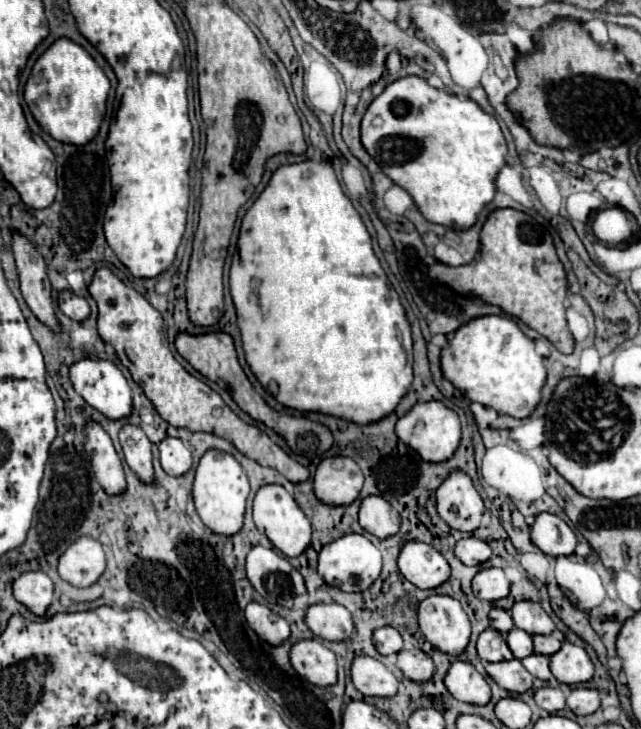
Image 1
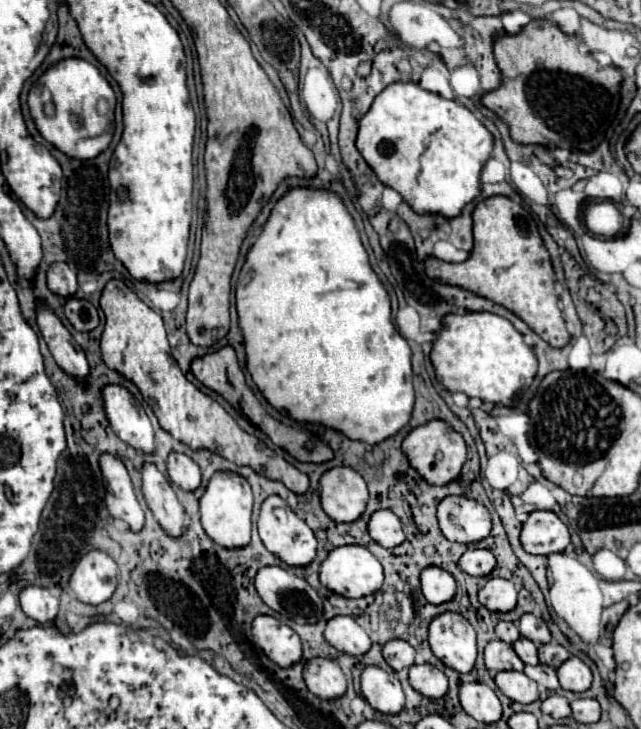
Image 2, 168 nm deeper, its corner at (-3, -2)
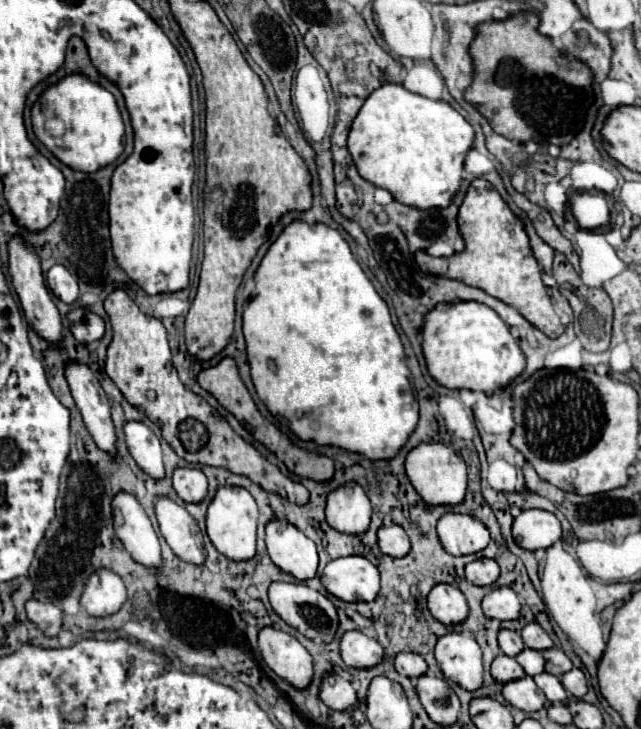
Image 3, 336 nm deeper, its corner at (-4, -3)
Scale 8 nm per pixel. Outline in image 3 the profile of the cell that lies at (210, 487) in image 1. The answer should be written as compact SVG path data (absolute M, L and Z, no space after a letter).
M220 488L214 500L208 506L206 514L206 530L220 554L230 560L250 560L256 554L256 524L258 524L258 508L252 500L250 492L244 488Z

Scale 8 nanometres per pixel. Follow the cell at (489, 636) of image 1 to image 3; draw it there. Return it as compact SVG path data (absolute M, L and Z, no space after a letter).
M506 654L496 656L496 660L492 662L492 678L500 684L518 680L524 676L524 670L520 668L520 664L516 662L516 658L510 658Z

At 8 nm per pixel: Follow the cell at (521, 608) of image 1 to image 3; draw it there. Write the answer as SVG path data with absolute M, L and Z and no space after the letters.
M532 622L532 624L526 624L522 630L522 640L528 648L532 650L550 650L554 646L552 638L538 626L538 622Z

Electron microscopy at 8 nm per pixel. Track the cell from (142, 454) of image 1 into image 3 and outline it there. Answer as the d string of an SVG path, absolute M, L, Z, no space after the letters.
M158 498L156 500L156 518L160 524L160 532L172 552L188 562L188 564L204 564L206 560L206 548L202 532L196 524L196 520L176 502L170 498Z

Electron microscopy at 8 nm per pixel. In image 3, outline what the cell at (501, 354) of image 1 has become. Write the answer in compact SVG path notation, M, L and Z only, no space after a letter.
M440 302L422 324L422 352L430 376L446 388L468 388L492 394L496 388L510 384L526 366L524 352L512 338L500 316L480 302Z

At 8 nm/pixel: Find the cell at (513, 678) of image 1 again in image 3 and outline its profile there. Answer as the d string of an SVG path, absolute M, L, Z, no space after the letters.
M524 676L520 680L512 680L512 684L504 684L502 694L510 706L524 710L524 712L542 710L546 702L544 692L540 692L532 676Z

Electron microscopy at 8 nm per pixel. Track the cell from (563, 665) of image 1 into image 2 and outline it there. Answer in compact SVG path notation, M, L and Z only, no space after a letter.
M569 657L561 667L557 667L559 683L567 691L587 691L593 683L591 669L579 659L579 657Z

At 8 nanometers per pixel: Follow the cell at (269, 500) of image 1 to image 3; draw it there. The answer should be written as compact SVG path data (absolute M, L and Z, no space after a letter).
M272 520L266 526L266 546L270 560L284 572L292 574L298 580L310 580L316 576L318 570L318 554L316 554L316 544L308 540L298 528L292 528L292 524L284 524L282 520Z

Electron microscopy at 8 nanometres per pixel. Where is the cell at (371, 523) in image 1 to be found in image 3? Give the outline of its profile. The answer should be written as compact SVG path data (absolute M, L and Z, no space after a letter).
M396 524L380 528L378 544L380 544L382 554L392 556L392 558L402 558L402 556L406 556L410 552L410 538L408 538L408 534Z

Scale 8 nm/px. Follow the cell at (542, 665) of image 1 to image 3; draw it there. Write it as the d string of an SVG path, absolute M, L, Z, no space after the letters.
M542 672L540 676L534 678L534 682L538 684L538 688L546 694L546 698L552 702L552 704L560 704L560 702L566 702L568 700L568 694L560 682L558 676L552 676L548 672Z

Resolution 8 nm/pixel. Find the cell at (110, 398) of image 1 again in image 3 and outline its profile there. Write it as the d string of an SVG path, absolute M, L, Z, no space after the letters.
M128 422L124 426L128 450L138 464L150 478L162 480L164 478L164 464L162 464L162 448L160 440L152 434L152 430L142 422Z

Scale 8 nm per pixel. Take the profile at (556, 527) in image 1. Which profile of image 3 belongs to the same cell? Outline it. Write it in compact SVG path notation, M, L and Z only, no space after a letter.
M530 508L530 510L522 510L522 514L514 518L512 536L516 544L534 552L538 548L550 548L552 544L560 542L562 528L554 514L546 510Z

